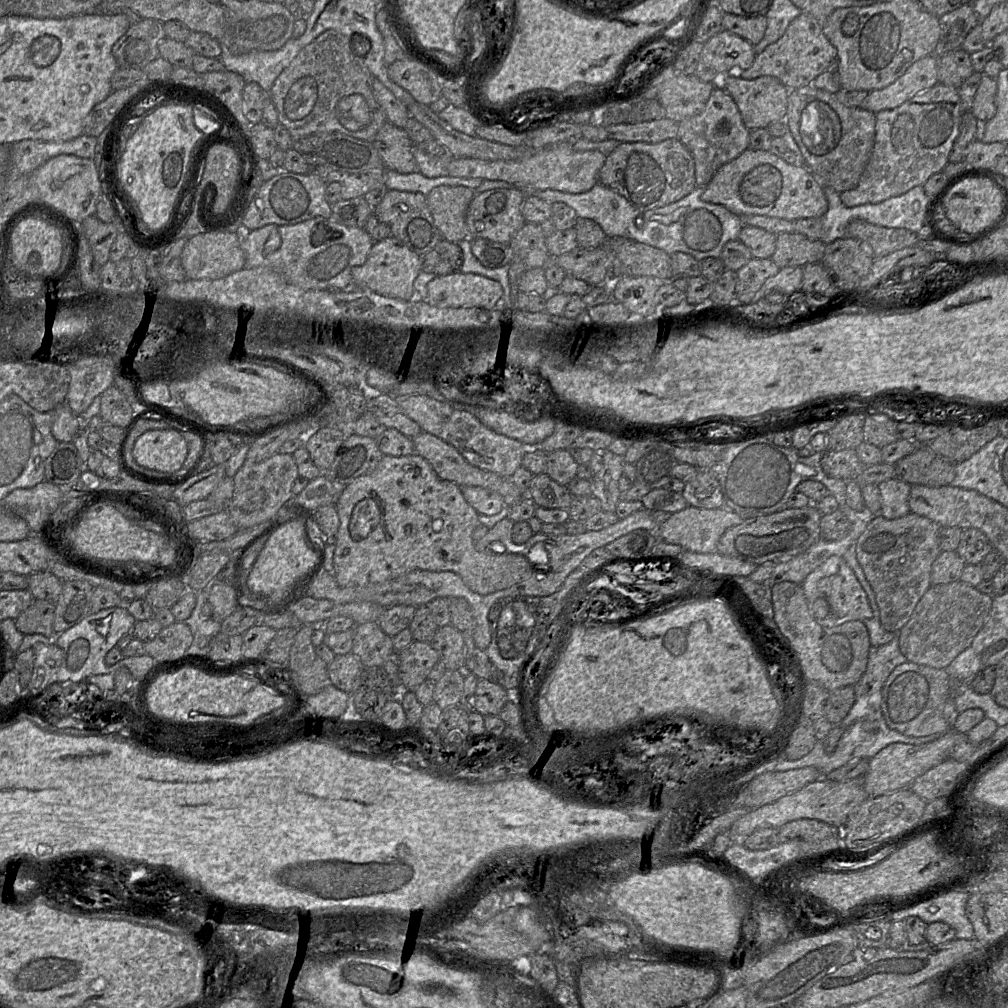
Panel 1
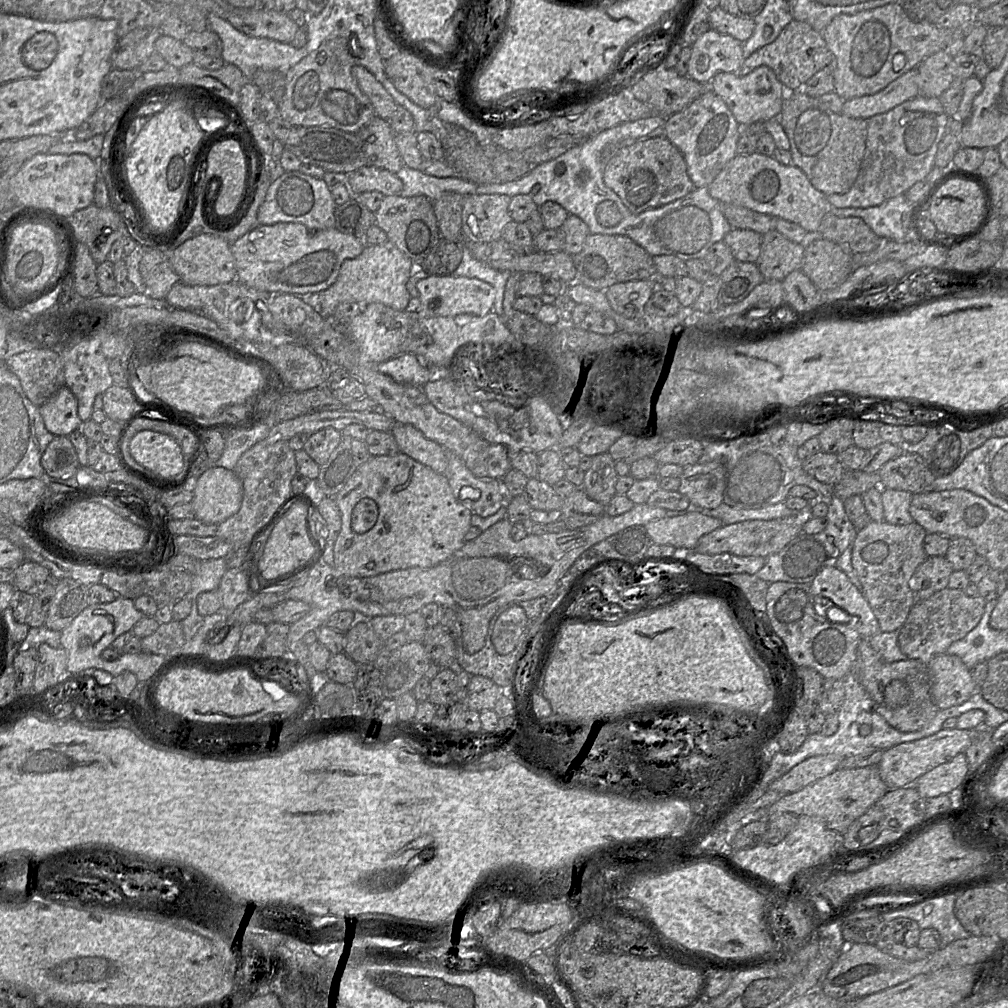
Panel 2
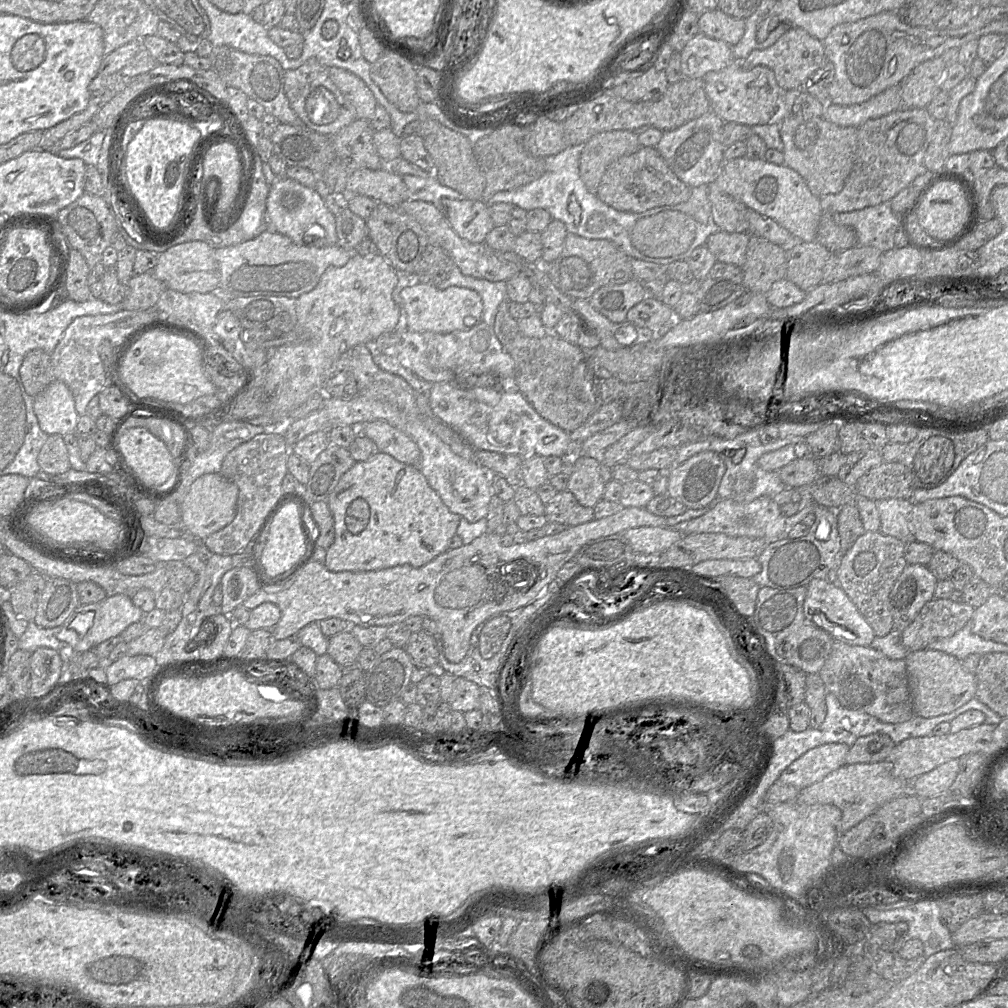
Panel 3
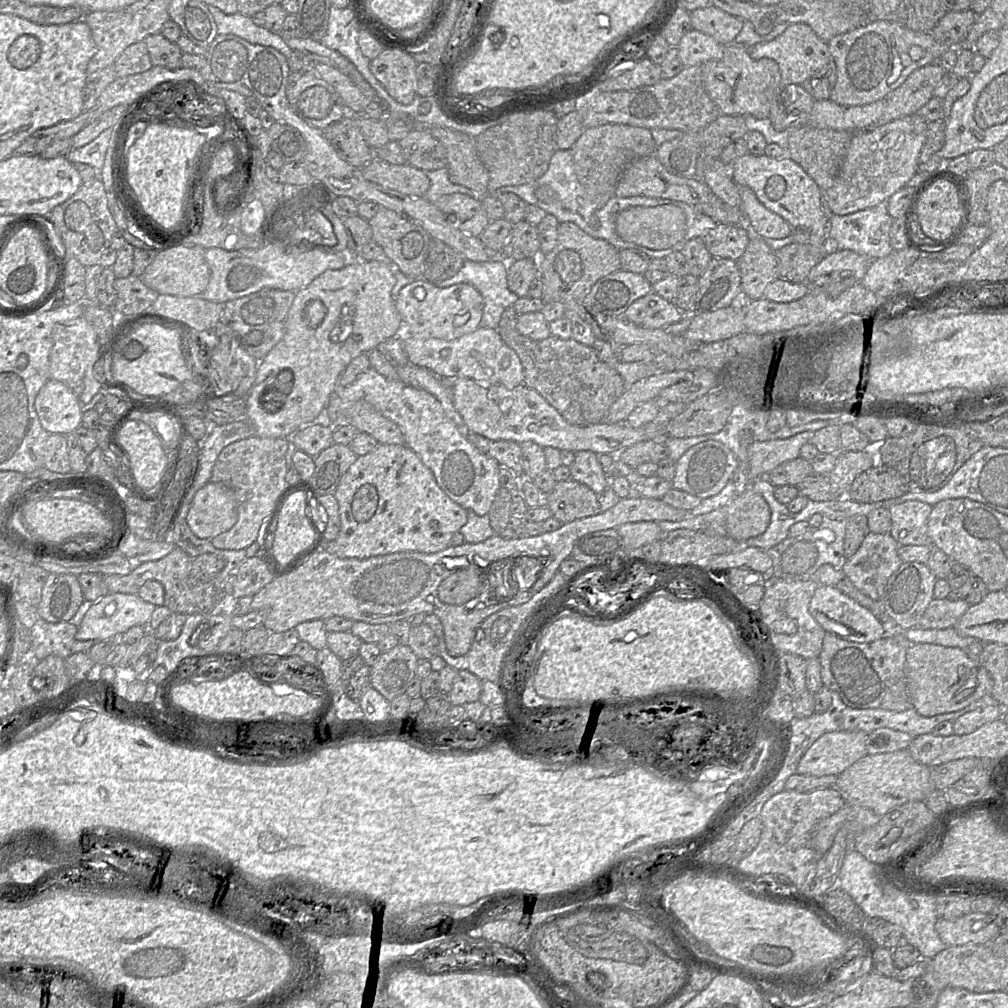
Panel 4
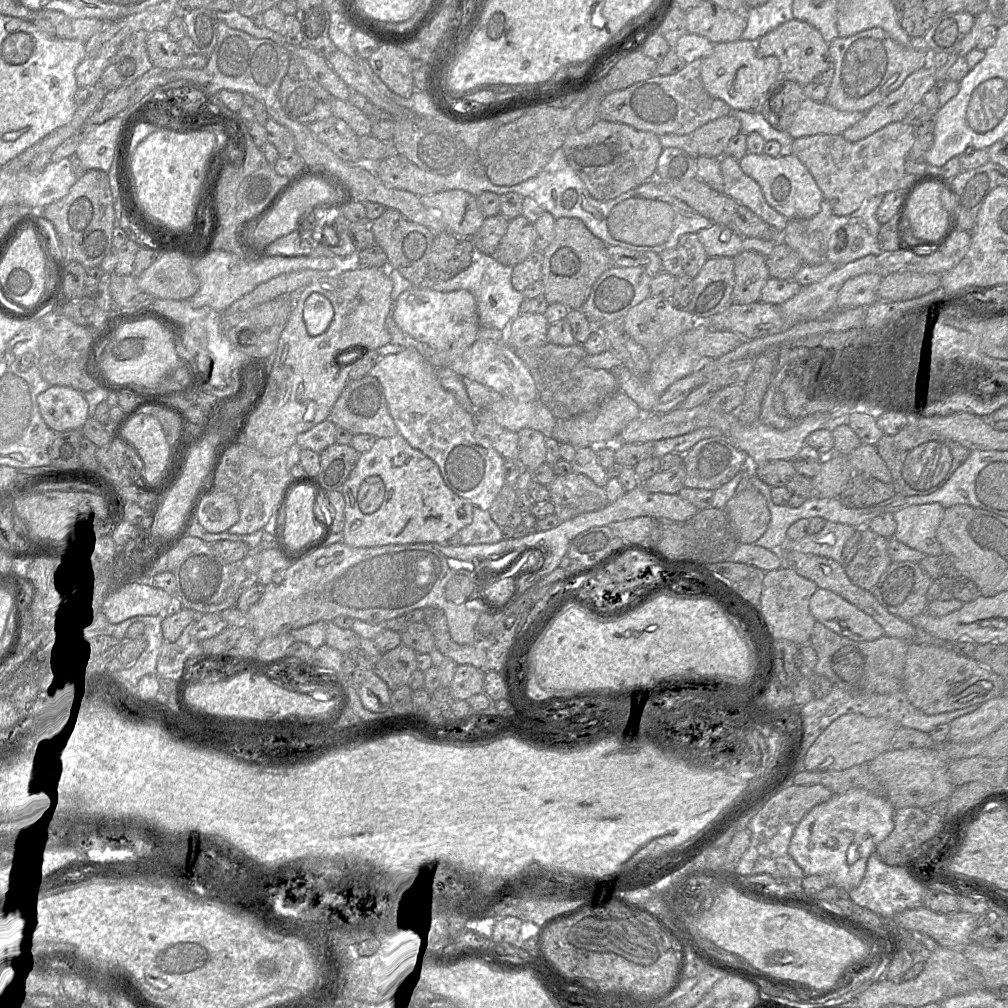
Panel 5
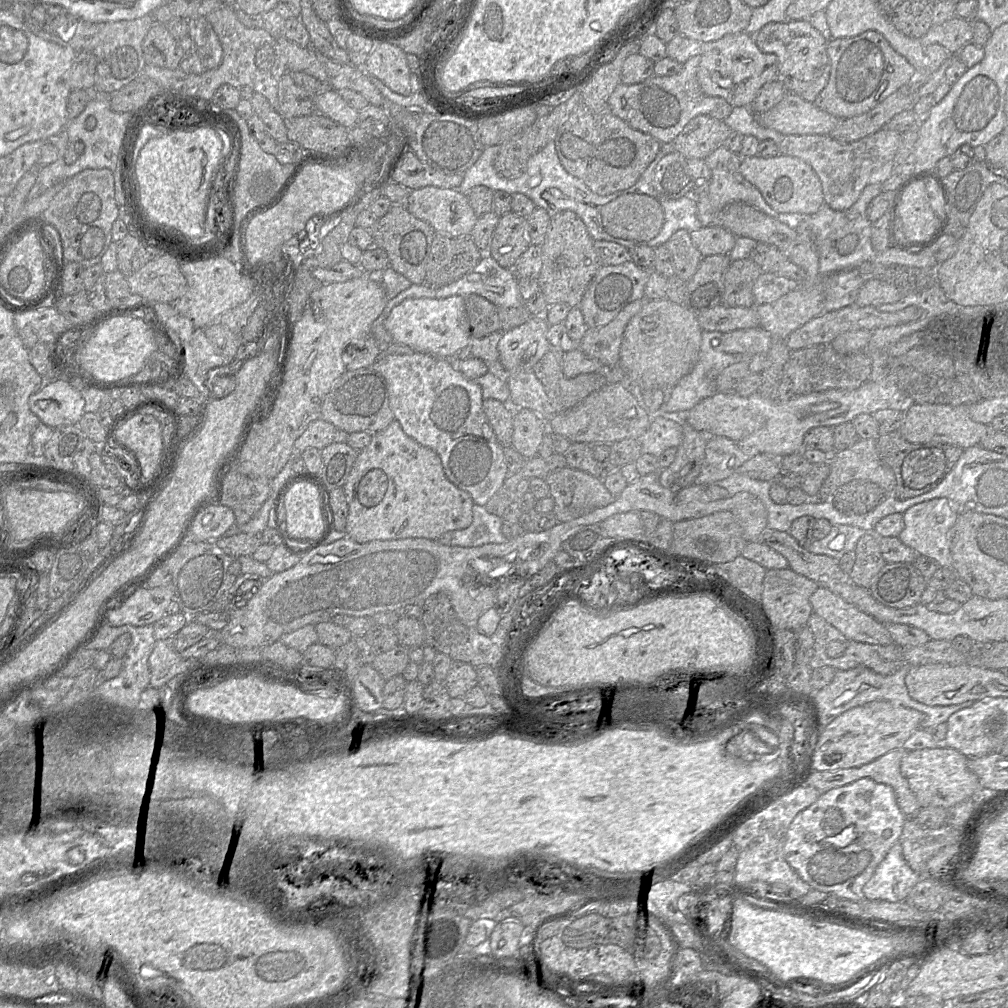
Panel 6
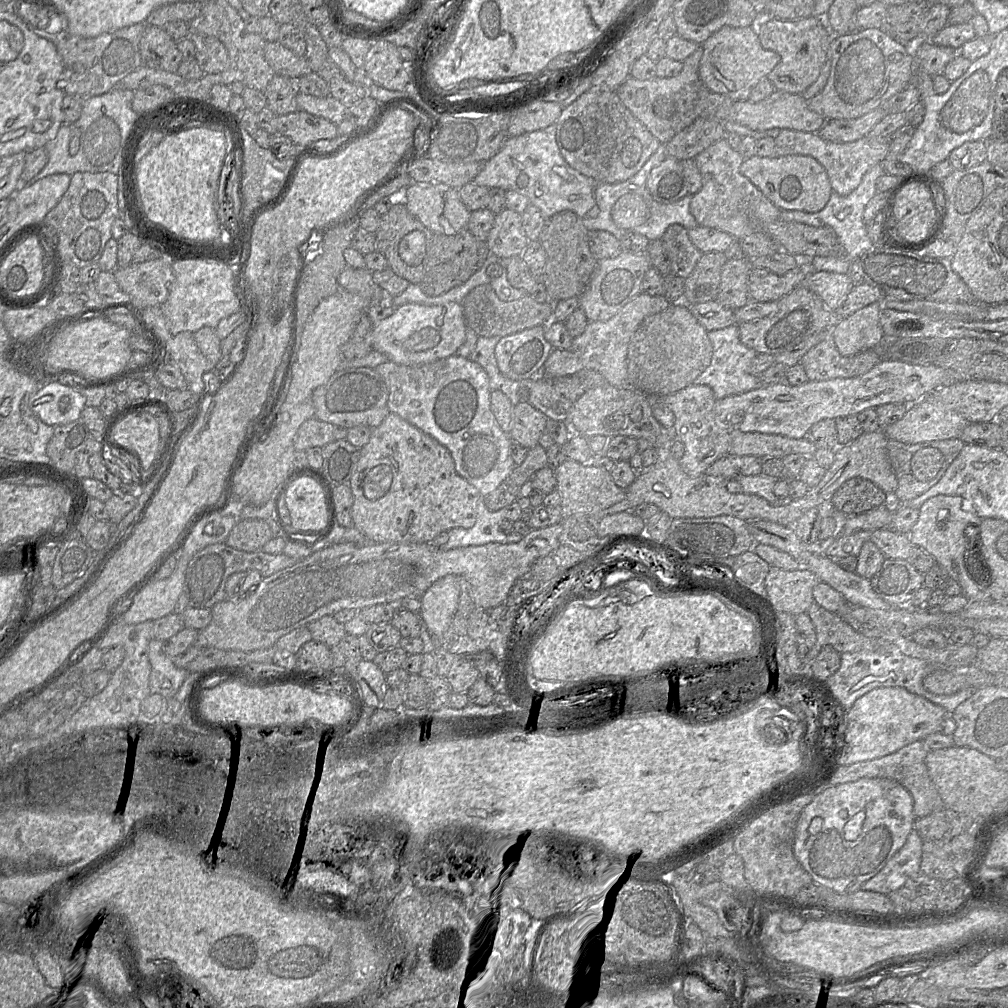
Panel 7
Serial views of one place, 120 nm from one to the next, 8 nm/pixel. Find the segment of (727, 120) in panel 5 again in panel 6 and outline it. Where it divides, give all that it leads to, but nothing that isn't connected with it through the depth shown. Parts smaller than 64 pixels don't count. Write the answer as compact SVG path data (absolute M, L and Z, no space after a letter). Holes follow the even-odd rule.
M707 115L693 118L673 140L674 151L686 159L706 159L724 145L732 130L724 120Z

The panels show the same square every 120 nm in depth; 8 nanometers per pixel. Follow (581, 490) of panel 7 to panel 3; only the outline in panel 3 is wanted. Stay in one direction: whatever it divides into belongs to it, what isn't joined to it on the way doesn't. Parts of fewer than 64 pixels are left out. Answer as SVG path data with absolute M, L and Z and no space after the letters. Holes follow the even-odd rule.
M568 490L558 492L545 506L545 516L549 522L566 526L576 526L594 519L594 508L580 505Z

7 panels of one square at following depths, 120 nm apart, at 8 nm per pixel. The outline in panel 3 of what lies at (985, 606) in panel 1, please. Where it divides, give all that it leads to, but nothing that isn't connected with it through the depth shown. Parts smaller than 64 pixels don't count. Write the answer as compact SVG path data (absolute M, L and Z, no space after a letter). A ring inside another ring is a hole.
M934 598L901 632L901 641L910 651L928 648L932 641L949 637L970 623L974 609L950 598Z

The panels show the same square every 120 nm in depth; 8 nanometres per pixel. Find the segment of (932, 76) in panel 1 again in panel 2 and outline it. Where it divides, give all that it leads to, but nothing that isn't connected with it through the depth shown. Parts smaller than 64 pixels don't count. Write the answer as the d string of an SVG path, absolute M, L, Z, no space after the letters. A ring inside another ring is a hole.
M911 69L881 91L844 102L842 114L859 119L870 119L883 114L919 95L917 69Z

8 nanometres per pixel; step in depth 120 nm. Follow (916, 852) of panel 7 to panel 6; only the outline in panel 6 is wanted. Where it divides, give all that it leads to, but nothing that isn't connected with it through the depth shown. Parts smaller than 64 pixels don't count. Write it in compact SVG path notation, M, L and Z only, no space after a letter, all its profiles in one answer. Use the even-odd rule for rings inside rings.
M898 841L864 885L864 897L866 900L905 901L921 878L903 858L902 846Z

